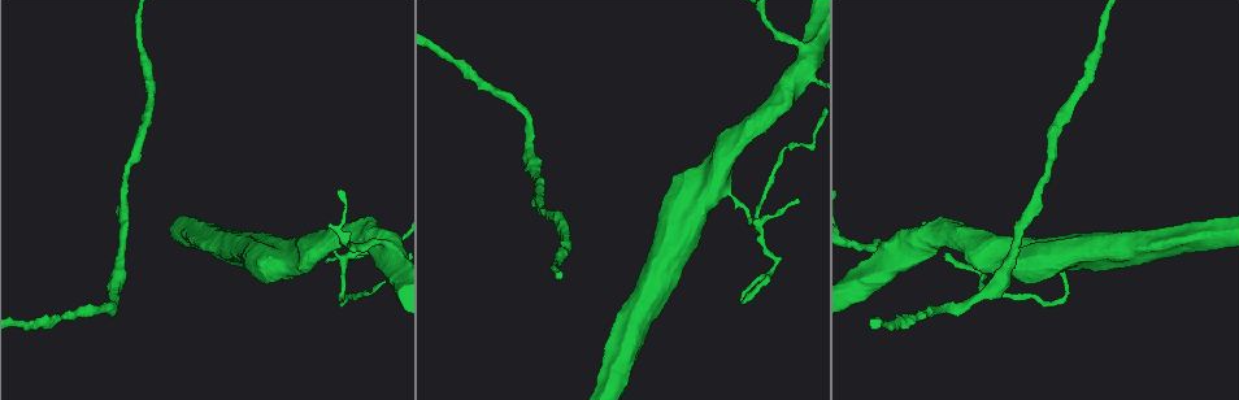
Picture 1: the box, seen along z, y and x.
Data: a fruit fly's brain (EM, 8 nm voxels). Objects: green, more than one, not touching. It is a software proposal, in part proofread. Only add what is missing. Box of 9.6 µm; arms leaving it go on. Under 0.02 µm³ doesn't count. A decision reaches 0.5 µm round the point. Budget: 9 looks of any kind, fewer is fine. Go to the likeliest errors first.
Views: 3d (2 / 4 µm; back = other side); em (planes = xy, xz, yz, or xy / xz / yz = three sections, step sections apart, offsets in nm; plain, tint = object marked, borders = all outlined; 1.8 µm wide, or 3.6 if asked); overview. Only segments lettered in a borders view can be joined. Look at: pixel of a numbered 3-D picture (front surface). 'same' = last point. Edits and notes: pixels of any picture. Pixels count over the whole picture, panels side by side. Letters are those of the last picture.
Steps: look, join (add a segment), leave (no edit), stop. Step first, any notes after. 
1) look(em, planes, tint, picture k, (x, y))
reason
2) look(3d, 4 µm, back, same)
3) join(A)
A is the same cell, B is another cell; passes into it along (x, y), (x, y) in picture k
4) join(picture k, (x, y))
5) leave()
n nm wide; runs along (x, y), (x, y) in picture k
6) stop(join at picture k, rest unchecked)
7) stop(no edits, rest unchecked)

look(3d, 4 µm, picture 1, (325, 263))
an open end

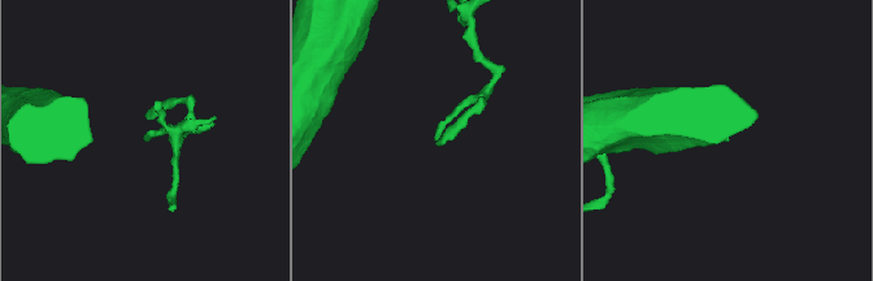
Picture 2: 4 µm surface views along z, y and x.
look(em, xz, step 16, tint, picture 2, (726, 141))

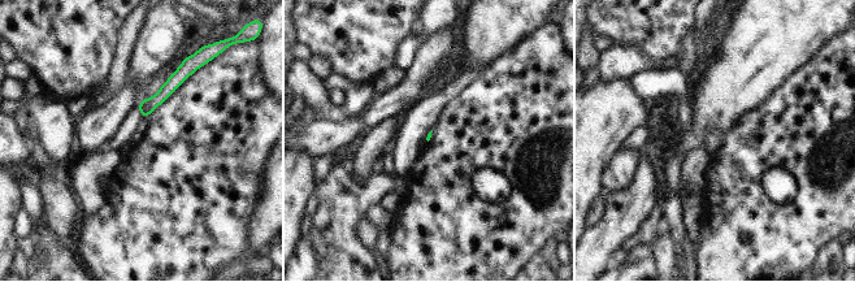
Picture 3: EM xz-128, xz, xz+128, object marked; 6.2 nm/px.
look(em, yz, step 16, borders, same)
another direction

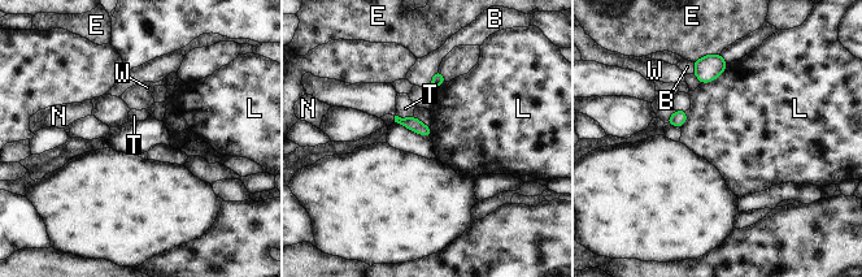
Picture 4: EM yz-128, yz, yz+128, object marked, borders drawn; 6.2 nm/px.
leave()
80 nm wide; B, E, L, N, T and W are other cells; border along (727, 64), (715, 78), (701, 83) in picture 4; none of them fits

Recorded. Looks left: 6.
look(3d, 2 µm, picture 1, (799, 200))
tapers out

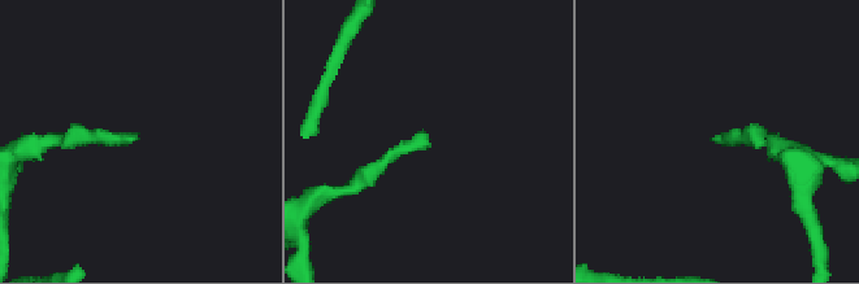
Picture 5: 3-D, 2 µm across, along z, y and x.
look(em, planes, tint, picture 5, (137, 133))

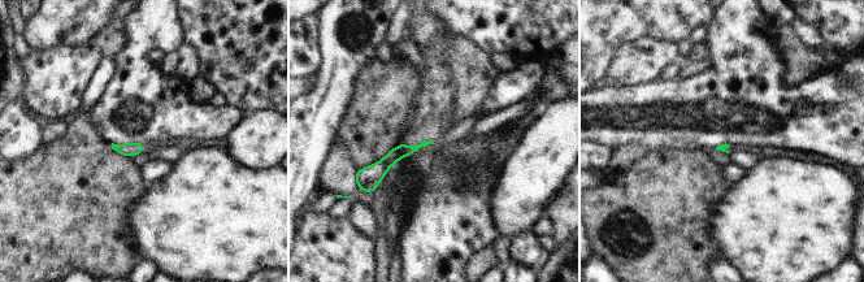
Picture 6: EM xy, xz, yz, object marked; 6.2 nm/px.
look(em, planes, borders, same)
what lies round it

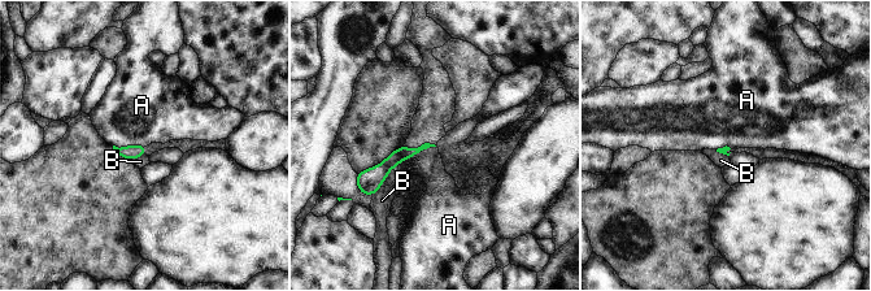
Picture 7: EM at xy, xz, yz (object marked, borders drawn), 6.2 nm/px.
leave()
A touches over 220 nm; A and B are other cells; no lettered segment goes on from it

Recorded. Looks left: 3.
look(em, planes, borders, picture 1, (712, 189))
thick turns thin

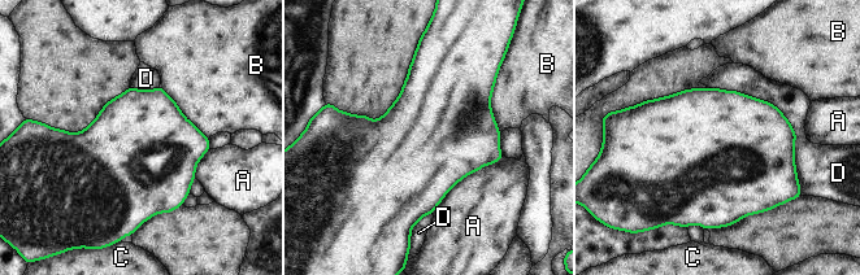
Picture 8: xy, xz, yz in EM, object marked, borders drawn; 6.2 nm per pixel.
leave()
650 nm wide; A, B, C and D are other cells; none of them fits

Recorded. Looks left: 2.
look(3d, 4 µm, picture 1, (889, 247))
four or more arms meet

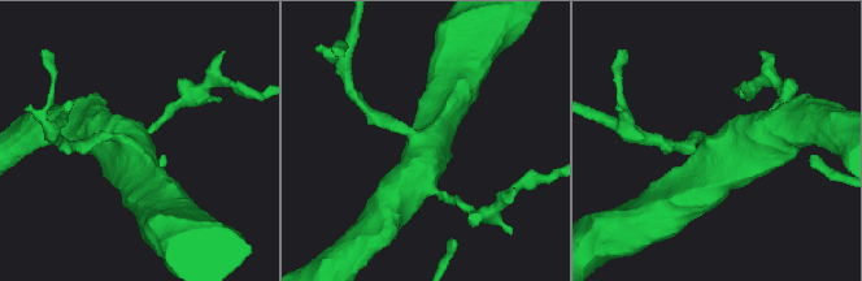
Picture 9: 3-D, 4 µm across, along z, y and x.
look(em, planes, borders, picture 9, (715, 144))
4 arms

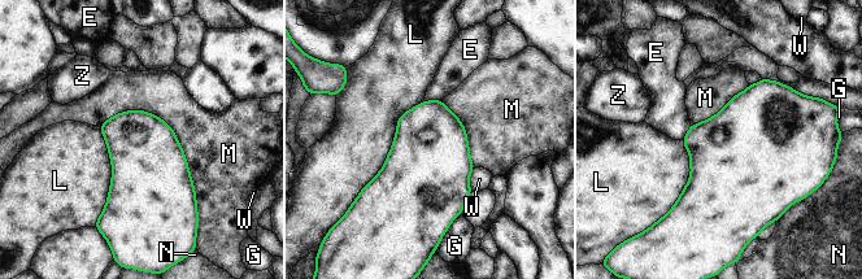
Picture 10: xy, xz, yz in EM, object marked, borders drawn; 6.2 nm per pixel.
leave()
E, G, L, M, N, W and Z are other cells; border along (99, 126), (160, 117), (197, 205) in picture 10; none of them fits

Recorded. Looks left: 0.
stop(no edits, rest unchecked)

